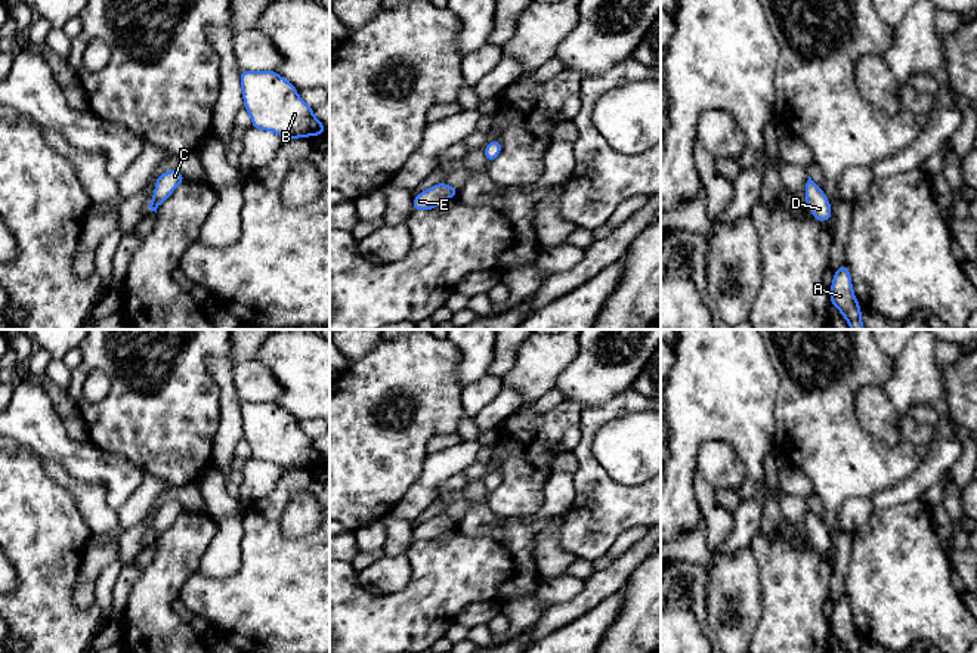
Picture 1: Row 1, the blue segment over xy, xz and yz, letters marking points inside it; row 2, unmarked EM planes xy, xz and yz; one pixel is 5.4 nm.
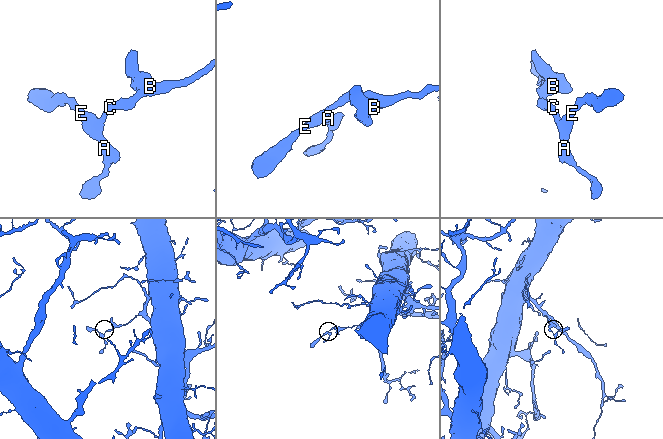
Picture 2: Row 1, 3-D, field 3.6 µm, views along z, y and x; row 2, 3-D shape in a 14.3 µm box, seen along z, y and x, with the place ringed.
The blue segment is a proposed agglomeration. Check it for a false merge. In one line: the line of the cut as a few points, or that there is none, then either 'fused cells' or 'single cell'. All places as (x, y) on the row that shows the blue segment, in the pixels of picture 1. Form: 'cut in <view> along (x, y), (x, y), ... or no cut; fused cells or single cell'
no cut; single cell

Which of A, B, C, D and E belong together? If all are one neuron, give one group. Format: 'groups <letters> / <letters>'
groups A B C D E

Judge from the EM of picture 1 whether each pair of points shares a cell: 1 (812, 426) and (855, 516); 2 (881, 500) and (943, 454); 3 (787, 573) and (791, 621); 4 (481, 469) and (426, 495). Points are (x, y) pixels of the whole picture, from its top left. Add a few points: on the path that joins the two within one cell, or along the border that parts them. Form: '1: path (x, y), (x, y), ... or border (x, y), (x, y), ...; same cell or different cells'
1: border (869, 497), (843, 503), (840, 529); different cells
2: path (897, 494), (909, 489), (928, 470); same cell
3: path (791, 585), (791, 609); same cell
4: border (476, 460), (463, 470); different cells

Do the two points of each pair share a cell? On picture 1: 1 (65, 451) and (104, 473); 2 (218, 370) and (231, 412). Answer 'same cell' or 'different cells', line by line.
1: same cell
2: same cell

